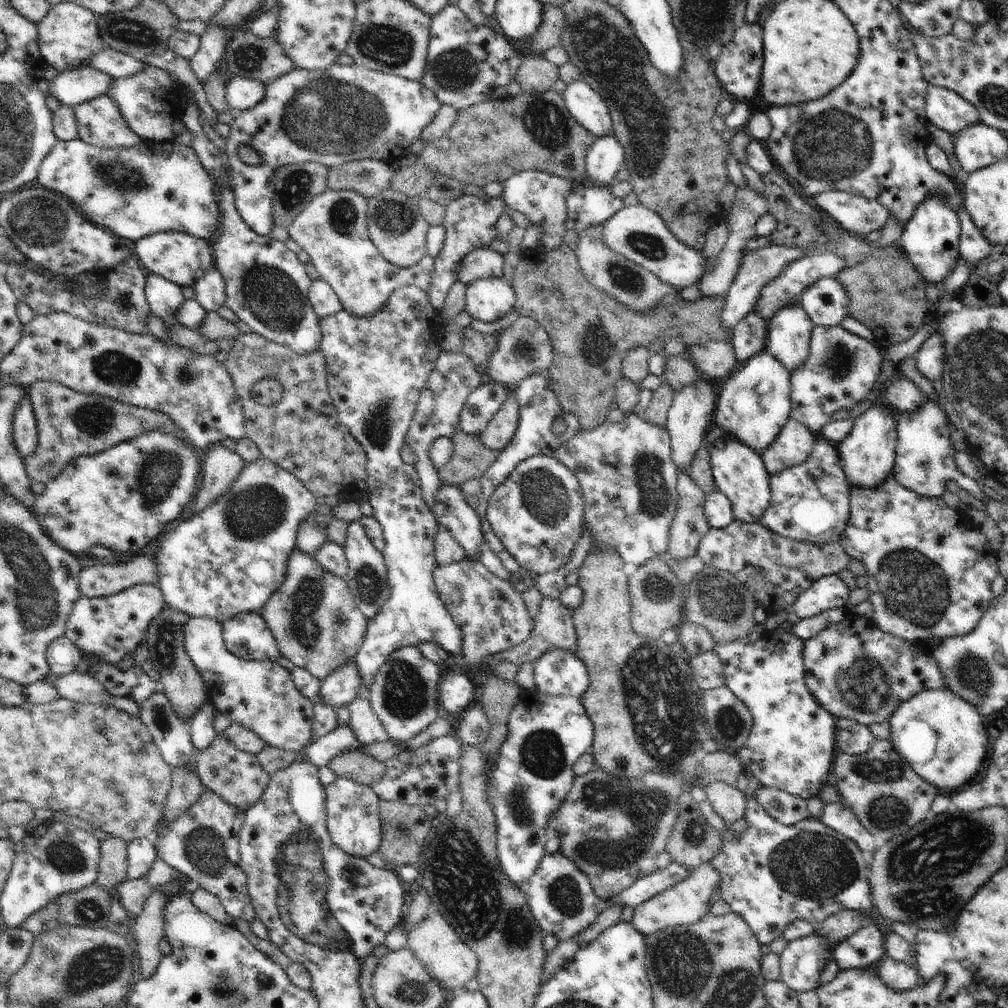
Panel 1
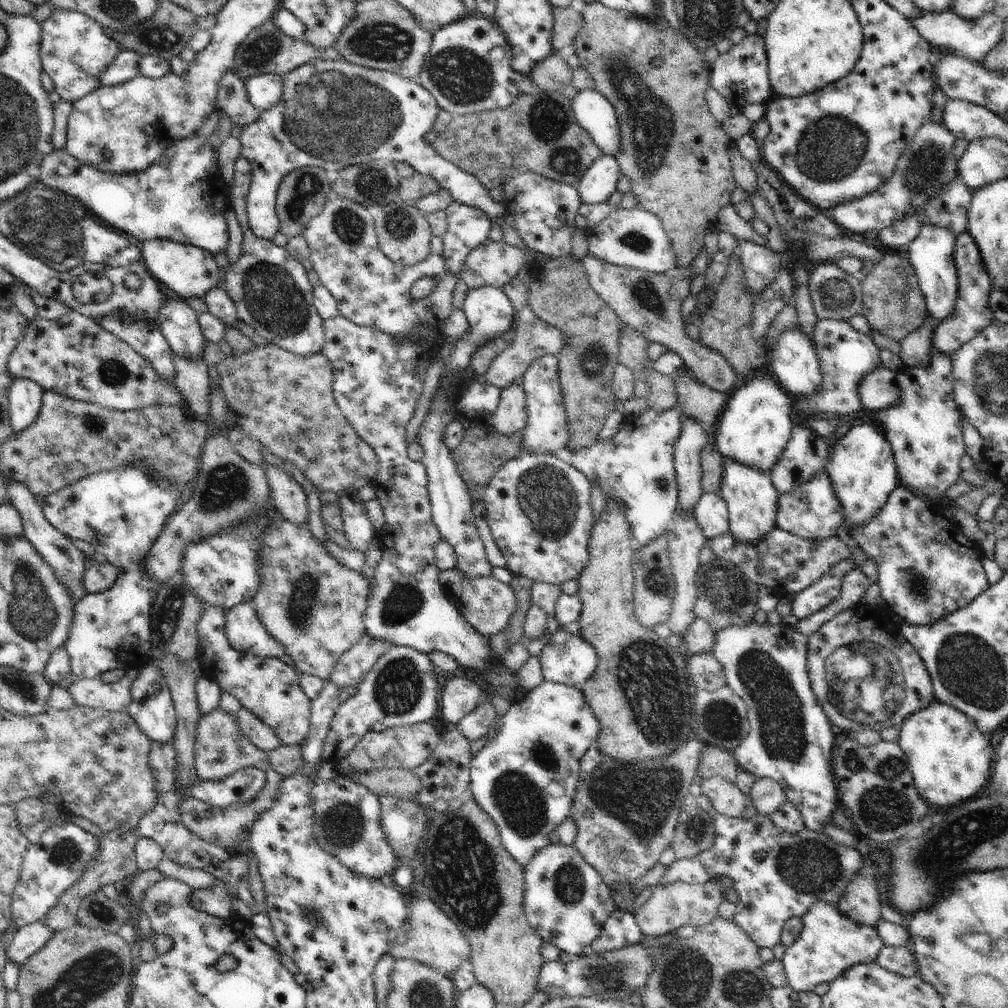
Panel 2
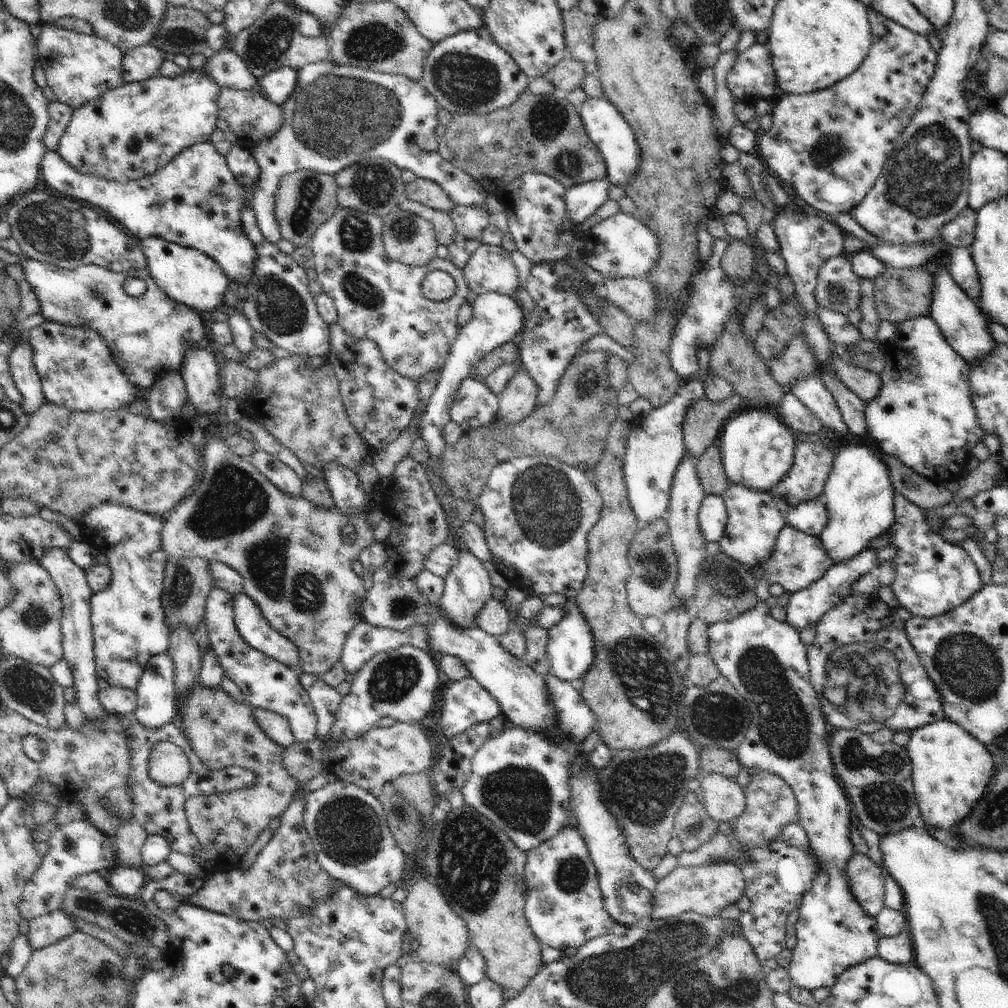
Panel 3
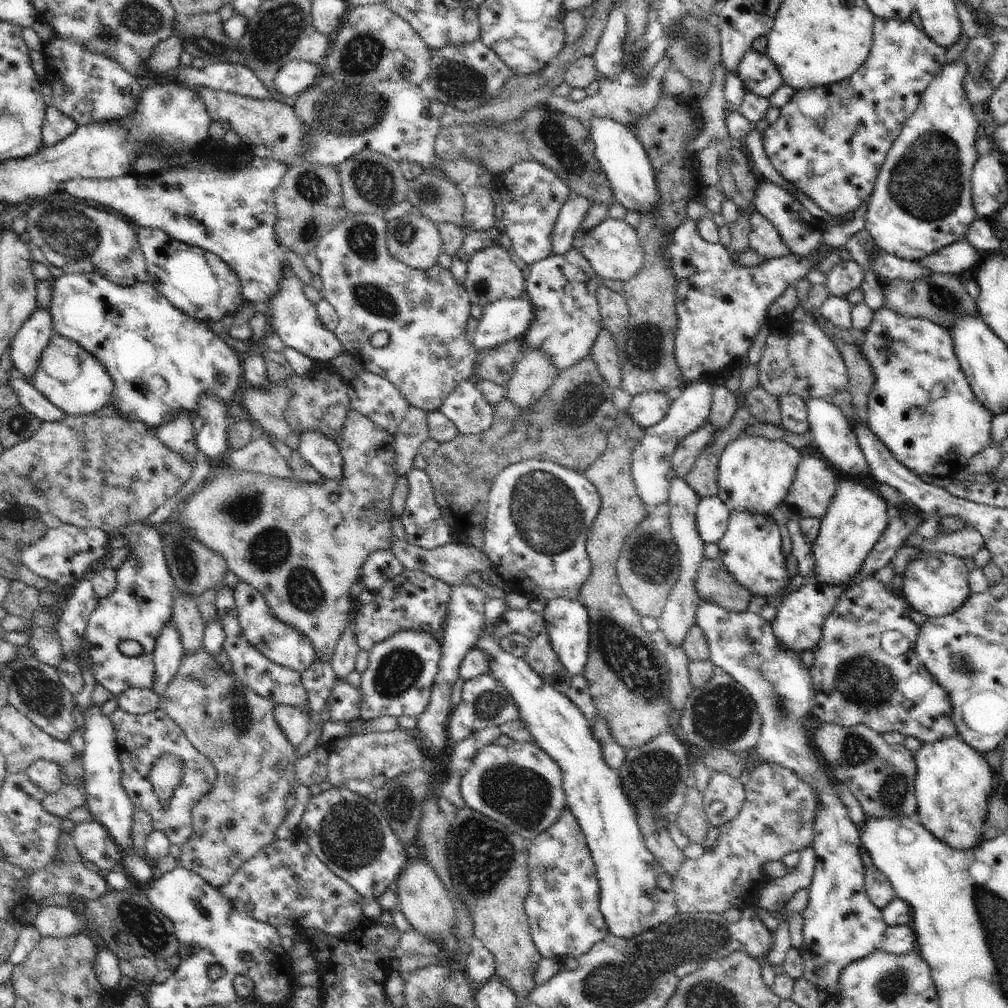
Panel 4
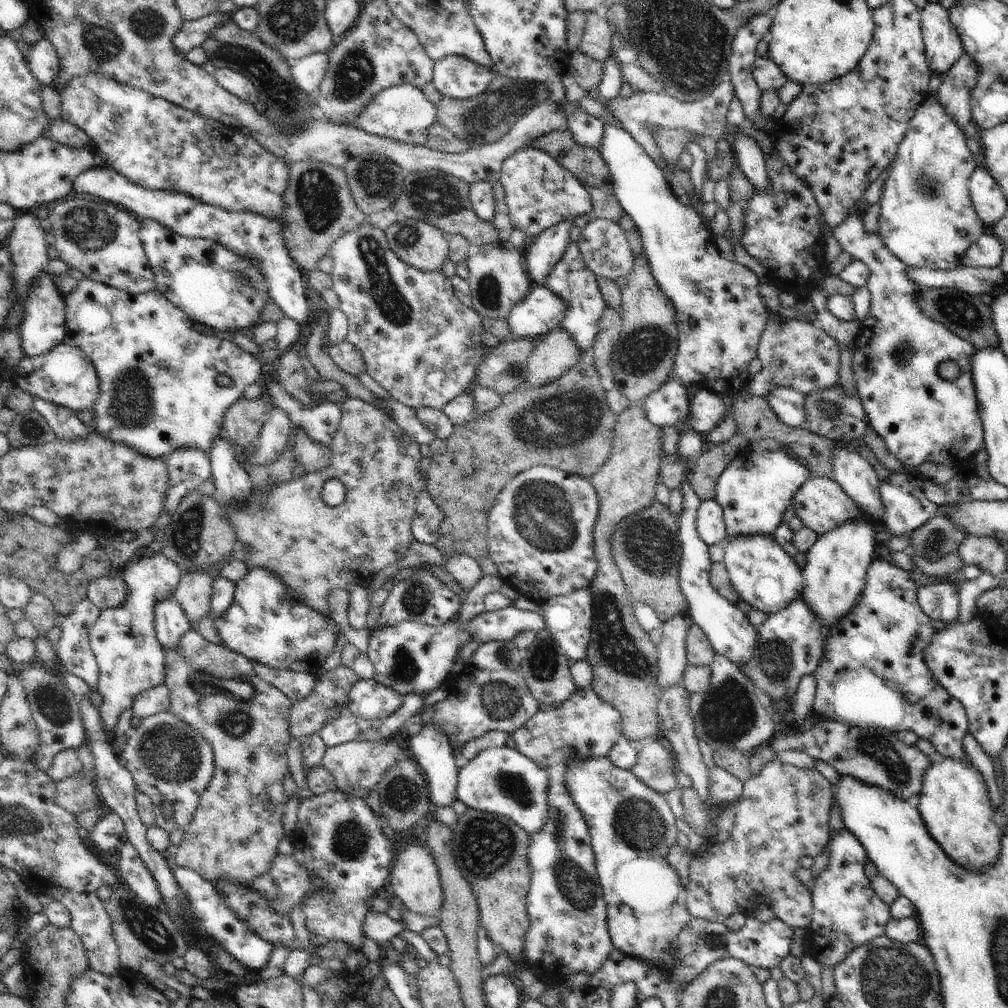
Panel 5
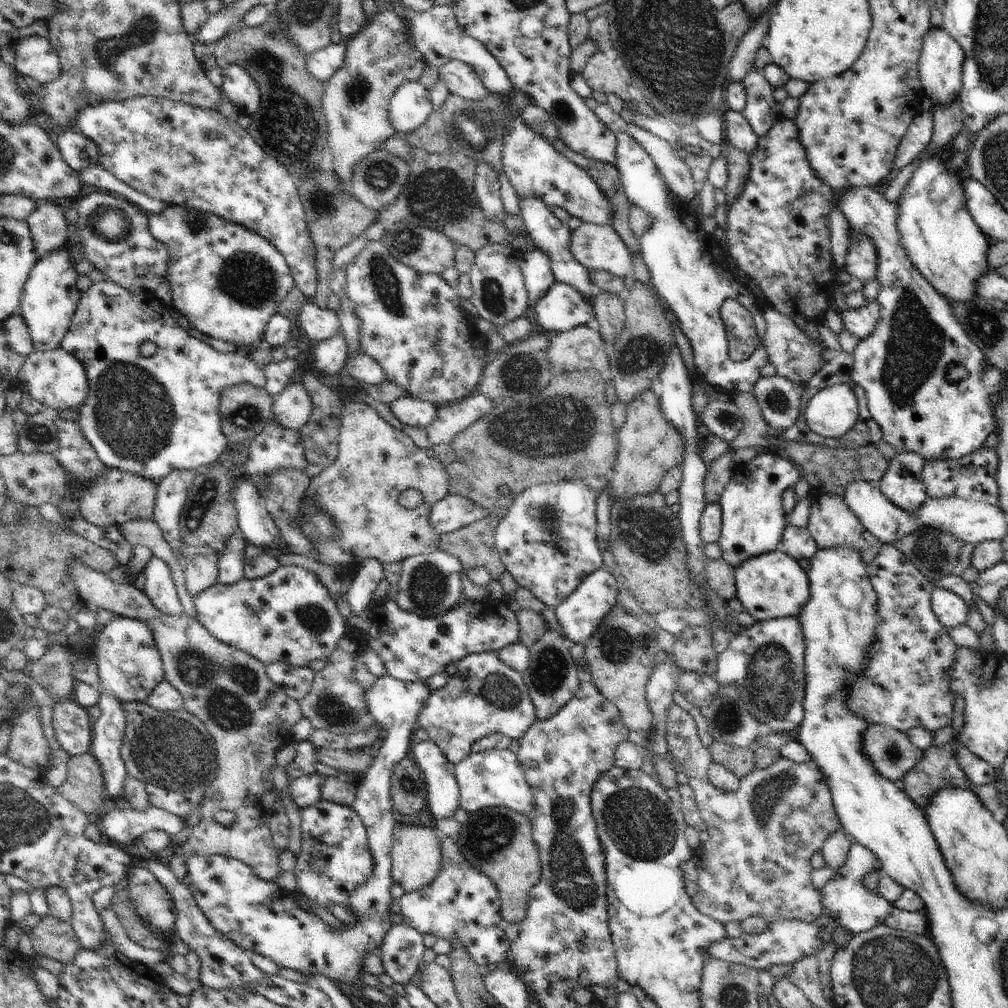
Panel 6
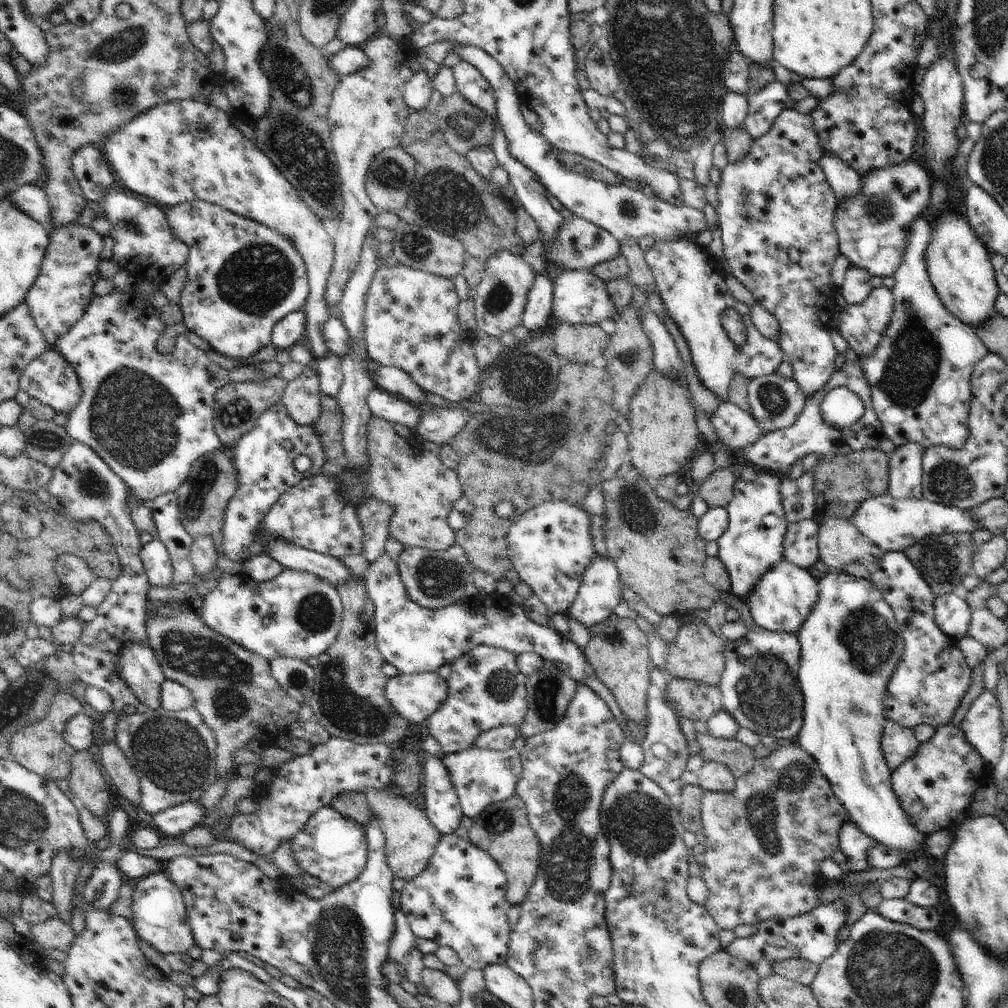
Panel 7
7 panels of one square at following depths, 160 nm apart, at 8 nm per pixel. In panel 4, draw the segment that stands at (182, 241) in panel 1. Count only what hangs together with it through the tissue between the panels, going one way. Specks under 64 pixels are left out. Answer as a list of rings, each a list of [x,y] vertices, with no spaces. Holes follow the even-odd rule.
[[[150,227],[137,229],[137,238],[140,250],[144,253],[147,262],[147,282],[160,294],[163,294],[176,308],[185,312],[196,320],[204,321],[222,320],[226,314],[234,315],[245,302],[241,291],[241,280],[217,254],[205,251],[196,245],[184,244],[174,240],[167,232]]]

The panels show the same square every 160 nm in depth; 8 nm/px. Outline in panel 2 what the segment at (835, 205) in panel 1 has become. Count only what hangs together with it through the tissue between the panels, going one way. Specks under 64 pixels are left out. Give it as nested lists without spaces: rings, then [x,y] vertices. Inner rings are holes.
[[[928,118],[916,131],[903,155],[899,156],[890,179],[861,199],[830,209],[830,218],[858,238],[868,230],[881,233],[884,230],[898,229],[899,225],[902,227],[907,216],[925,207],[951,179],[959,176],[959,160],[954,157],[956,138],[942,121],[934,122]]]

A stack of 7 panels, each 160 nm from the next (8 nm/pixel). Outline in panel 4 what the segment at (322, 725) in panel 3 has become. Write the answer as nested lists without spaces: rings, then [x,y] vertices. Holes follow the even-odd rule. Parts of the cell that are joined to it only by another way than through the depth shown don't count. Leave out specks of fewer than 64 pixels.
[[[337,682],[327,699],[330,704],[330,721],[349,721],[361,716],[363,692],[359,686],[347,682]]]

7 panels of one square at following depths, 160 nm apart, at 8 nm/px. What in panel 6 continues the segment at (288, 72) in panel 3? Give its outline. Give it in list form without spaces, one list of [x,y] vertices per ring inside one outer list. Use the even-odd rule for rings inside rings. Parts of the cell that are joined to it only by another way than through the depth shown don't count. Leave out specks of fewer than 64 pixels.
[[[330,43],[326,48],[316,51],[307,57],[307,71],[311,77],[326,82],[344,64],[347,45],[341,43]]]

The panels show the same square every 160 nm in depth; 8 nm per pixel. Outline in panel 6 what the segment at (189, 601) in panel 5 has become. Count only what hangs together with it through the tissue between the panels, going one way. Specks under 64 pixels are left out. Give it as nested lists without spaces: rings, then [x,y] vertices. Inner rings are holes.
[[[194,555],[185,562],[186,588],[193,598],[216,583],[218,575],[216,560],[206,555]]]

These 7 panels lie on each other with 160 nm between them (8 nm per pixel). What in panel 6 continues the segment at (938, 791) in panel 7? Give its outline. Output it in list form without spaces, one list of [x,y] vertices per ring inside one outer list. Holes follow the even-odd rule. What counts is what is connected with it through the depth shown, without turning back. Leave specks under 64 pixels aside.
[[[954,740],[942,746],[928,747],[920,762],[903,776],[902,790],[925,814],[931,798],[943,788],[966,789],[971,782],[956,758]]]

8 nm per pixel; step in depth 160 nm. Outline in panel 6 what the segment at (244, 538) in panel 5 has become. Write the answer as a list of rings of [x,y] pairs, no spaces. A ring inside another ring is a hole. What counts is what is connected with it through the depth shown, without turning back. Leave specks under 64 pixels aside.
[[[350,400],[350,403],[342,407],[338,442],[339,453],[336,460],[311,479],[304,494],[316,499],[317,507],[321,511],[333,516],[333,523],[338,530],[338,538],[321,541],[321,544],[312,543],[317,552],[312,558],[335,568],[338,564],[341,578],[354,578],[361,562],[368,557],[374,557],[382,564],[392,564],[438,549],[442,535],[433,531],[429,523],[429,514],[437,502],[449,495],[450,481],[446,467],[436,456],[428,456],[426,449],[418,447],[404,431],[394,428],[382,419],[372,406],[360,400]],[[408,488],[416,488],[423,494],[422,504],[415,509],[406,509],[397,502],[398,496]]]

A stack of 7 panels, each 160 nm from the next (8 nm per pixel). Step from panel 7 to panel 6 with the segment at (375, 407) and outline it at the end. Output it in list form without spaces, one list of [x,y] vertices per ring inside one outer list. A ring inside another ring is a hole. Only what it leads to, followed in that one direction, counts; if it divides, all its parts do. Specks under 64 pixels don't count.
[[[399,397],[389,405],[392,414],[400,420],[402,424],[410,426],[429,427],[436,418],[437,406],[430,401],[417,399],[416,397]]]

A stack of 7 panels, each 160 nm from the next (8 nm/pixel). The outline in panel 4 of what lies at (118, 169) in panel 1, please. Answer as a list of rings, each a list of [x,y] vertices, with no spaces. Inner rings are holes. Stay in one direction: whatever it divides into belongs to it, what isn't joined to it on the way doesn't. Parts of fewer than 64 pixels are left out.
[[[256,157],[247,167],[228,173],[211,161],[193,158],[186,167],[148,177],[136,174],[109,179],[76,177],[63,182],[59,192],[104,204],[134,222],[136,228],[160,229],[174,240],[217,254],[238,275],[245,300],[268,305],[281,289],[285,269],[291,268],[287,249],[277,241],[273,195],[287,169],[274,159]]]

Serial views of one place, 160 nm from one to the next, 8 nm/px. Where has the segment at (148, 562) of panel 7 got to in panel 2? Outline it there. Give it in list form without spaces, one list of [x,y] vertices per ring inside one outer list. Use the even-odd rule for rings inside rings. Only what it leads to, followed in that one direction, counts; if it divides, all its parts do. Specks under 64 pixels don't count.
[[[150,661],[138,673],[131,684],[131,703],[127,713],[134,719],[140,730],[151,740],[161,743],[172,743],[177,725],[177,714],[171,690],[165,676],[161,673],[158,662]]]

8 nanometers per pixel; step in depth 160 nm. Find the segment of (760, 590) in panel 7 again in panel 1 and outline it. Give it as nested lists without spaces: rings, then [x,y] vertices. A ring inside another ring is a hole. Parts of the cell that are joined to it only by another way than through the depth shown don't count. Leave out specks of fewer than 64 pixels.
[[[711,426],[710,432],[703,440],[703,445],[710,453],[716,488],[727,496],[728,500],[731,500],[734,518],[746,524],[758,523],[771,501],[769,485],[771,476],[766,470],[763,458],[745,444],[740,443],[733,434],[716,426]],[[722,437],[725,439],[726,445],[723,451],[720,451],[715,448],[714,443]]]

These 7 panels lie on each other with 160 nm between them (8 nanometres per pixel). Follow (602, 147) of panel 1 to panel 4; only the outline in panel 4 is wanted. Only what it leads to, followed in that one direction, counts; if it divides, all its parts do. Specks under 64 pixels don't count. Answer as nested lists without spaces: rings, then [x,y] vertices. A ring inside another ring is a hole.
[[[573,194],[568,197],[562,209],[560,209],[552,234],[552,252],[550,256],[562,256],[572,250],[574,233],[580,228],[580,224],[587,214],[592,203],[583,196]]]

